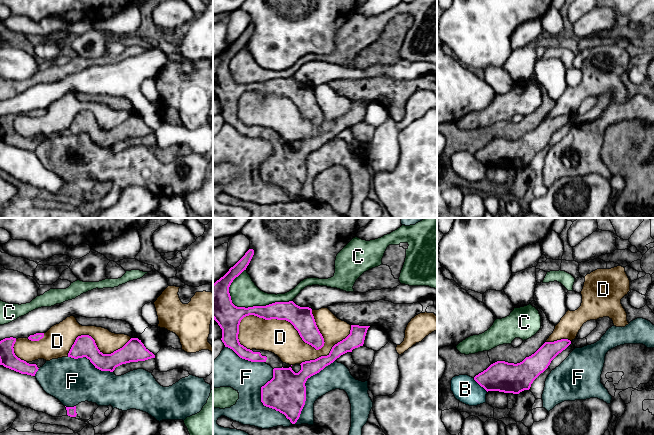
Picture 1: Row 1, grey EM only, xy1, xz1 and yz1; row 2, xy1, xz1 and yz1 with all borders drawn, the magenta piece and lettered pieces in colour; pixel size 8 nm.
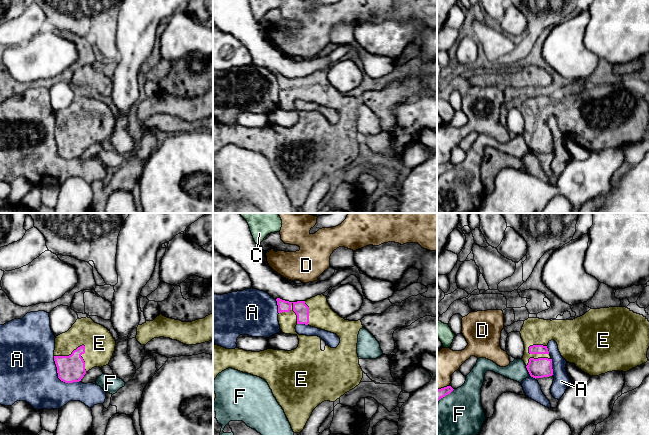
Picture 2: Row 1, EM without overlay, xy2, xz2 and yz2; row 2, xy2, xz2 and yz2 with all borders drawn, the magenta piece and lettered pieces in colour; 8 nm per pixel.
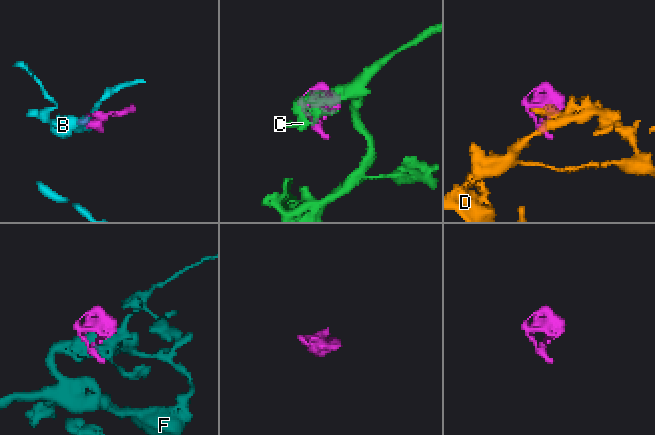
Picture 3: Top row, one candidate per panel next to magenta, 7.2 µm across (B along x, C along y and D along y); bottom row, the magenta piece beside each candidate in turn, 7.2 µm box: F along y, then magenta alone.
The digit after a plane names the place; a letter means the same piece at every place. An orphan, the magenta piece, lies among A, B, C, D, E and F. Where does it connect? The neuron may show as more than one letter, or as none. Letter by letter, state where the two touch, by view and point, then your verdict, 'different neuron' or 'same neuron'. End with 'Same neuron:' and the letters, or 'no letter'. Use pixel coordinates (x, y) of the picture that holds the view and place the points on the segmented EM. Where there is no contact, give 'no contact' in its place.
A: meets magenta in xy2 at (59, 378); different neuron
B: meets magenta in yz1 at (480, 385); different neuron
C: meets magenta in xz1 at (254, 306); different neuron
D: meets magenta in xz1 at (283, 319); different neuron
E: meets magenta in xy2 at (82, 345); same neuron
F: meets magenta in xz1 at (304, 404); different neuron
Same neuron: E

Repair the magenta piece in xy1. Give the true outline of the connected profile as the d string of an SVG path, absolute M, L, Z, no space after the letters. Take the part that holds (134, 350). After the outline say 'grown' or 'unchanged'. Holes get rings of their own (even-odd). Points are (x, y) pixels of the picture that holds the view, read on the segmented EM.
M81 335L76 338L68 357L74 359L86 357L95 368L113 372L122 364L145 361L155 358L155 355L138 338L131 338L122 348L111 354L103 354L91 336Z | unchanged

